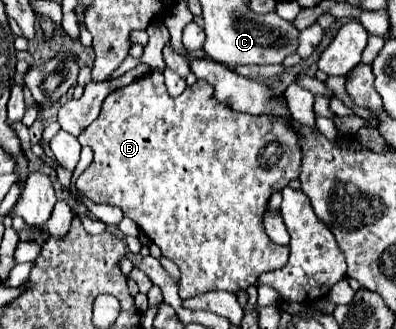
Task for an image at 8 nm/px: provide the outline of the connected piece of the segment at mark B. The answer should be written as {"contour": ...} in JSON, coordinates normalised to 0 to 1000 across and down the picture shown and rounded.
{"contour":[[[376,216],[371,228],[351,234],[346,246],[336,246],[321,264],[295,271],[290,283],[280,283],[260,325],[250,356],[194,416],[199,435],[225,441],[235,453],[235,489],[230,502],[189,544],[189,562],[199,562],[199,574],[235,611],[235,617],[255,617],[255,623],[285,623],[301,629],[311,641],[316,660],[336,666],[351,696],[407,757],[407,769],[417,781],[427,781],[457,824],[457,848],[452,848],[452,903],[457,909],[477,909],[492,897],[513,897],[528,884],[578,884],[578,891],[604,891],[619,884],[624,872],[644,866],[649,872],[649,848],[654,836],[689,824],[689,818],[710,818],[725,799],[730,781],[730,751],[725,745],[694,745],[679,714],[664,696],[664,647],[669,647],[669,623],[679,611],[679,599],[689,593],[689,581],[710,581],[715,568],[730,562],[730,550],[755,538],[755,502],[760,502],[760,453],[755,453],[755,429],[745,398],[725,380],[725,368],[715,362],[694,362],[694,356],[634,356],[624,343],[604,343],[593,331],[578,331],[578,319],[563,319],[553,307],[543,307],[538,289],[538,264],[523,246],[497,246],[487,264],[472,264],[452,295],[432,295],[417,271],[412,252],[412,228],[402,216]]]}

